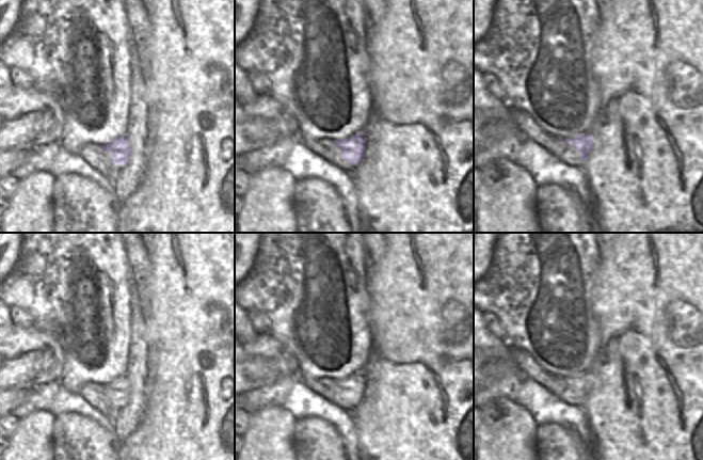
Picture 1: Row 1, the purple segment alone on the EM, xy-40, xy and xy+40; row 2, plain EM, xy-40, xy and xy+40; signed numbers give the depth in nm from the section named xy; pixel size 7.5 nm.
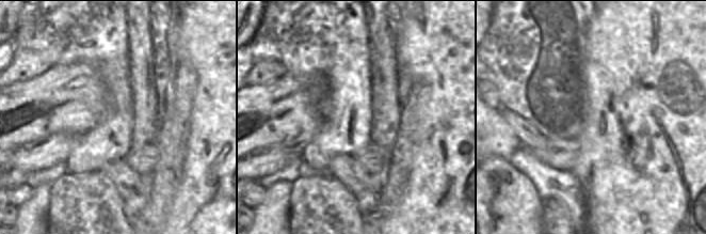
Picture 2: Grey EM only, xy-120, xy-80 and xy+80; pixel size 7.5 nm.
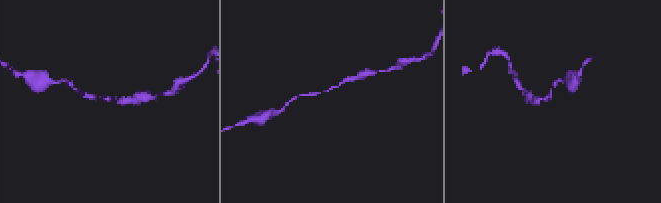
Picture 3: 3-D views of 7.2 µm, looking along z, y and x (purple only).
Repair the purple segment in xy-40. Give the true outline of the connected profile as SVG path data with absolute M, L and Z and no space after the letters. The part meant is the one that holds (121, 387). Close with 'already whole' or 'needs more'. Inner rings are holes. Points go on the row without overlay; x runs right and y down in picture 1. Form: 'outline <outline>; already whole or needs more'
outline M126 375L114 379L110 383L99 383L99 385L103 390L113 393L111 397L112 405L117 401L122 402L123 405L127 405L130 401L130 393L132 392L132 388L130 386L130 379Z; already whole

